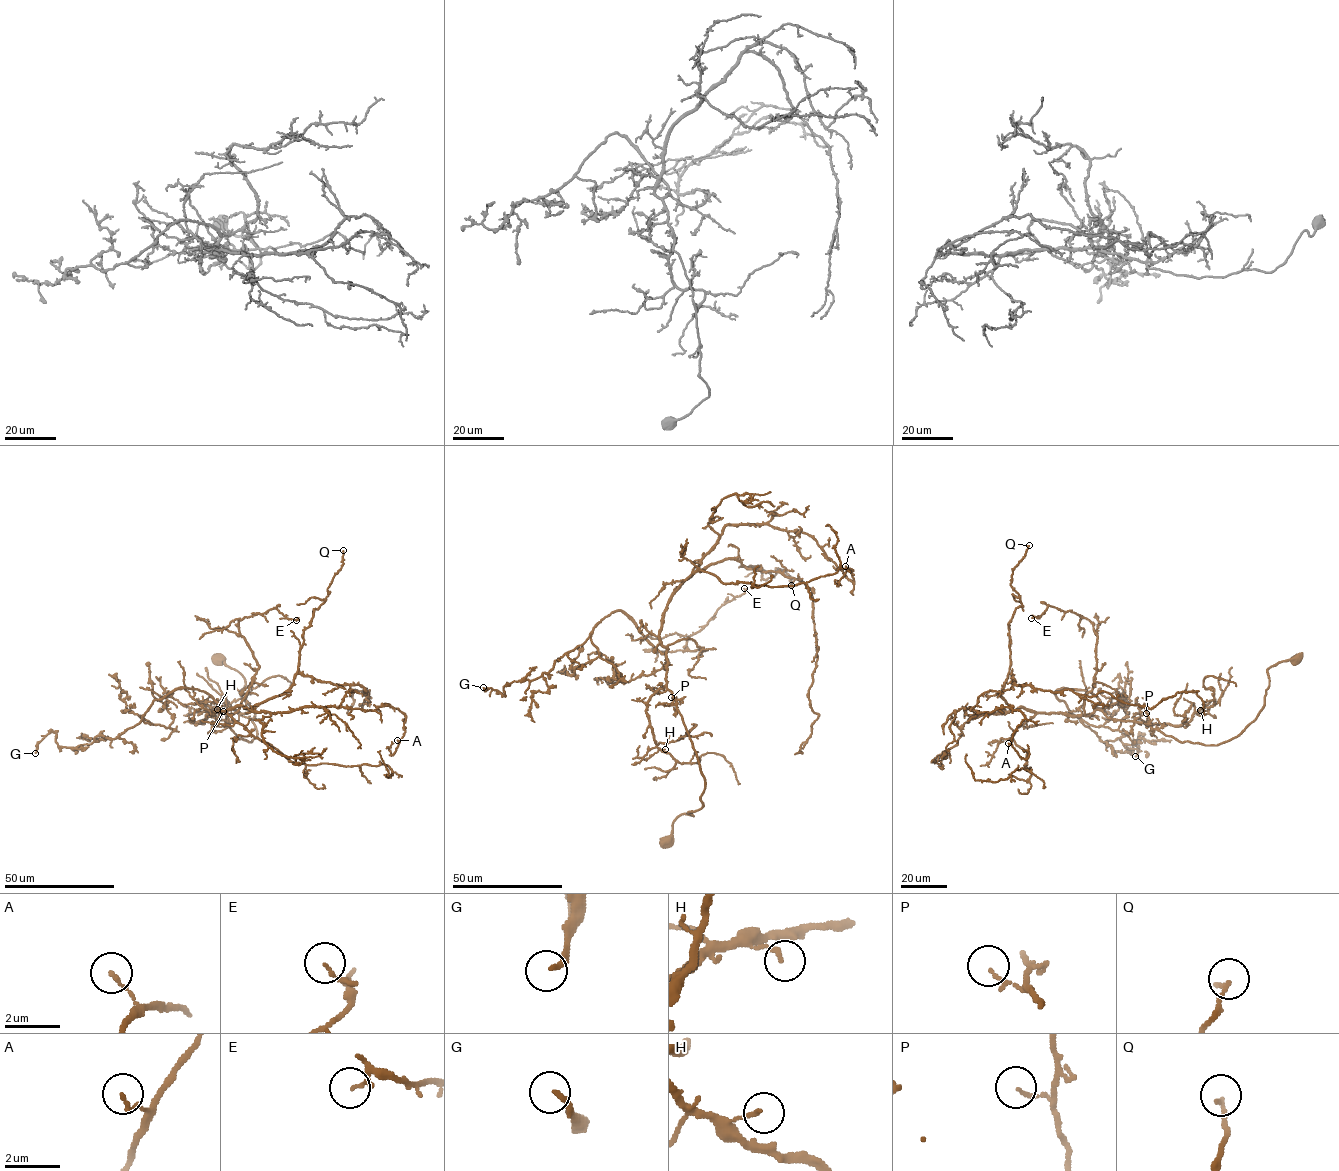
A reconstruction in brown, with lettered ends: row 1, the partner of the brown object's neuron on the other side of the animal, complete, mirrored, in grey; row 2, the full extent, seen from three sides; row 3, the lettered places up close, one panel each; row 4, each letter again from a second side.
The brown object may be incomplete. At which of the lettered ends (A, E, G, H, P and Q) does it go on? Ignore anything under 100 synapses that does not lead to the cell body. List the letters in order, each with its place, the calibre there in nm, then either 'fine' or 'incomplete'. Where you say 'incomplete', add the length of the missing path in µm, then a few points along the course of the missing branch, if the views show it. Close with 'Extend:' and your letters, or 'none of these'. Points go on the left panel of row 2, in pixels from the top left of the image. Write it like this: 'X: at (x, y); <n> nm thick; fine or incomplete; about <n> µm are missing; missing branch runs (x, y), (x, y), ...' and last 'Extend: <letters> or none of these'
A: at (397, 740); 140 nm thick; fine
E: at (296, 620); 120 nm thick; fine
G: at (35, 753); 220 nm thick; fine
H: at (217, 709); 150 nm thick; fine
P: at (223, 711); 110 nm thick; fine
Q: at (343, 550); 140 nm thick; fine
Extend: none of these

